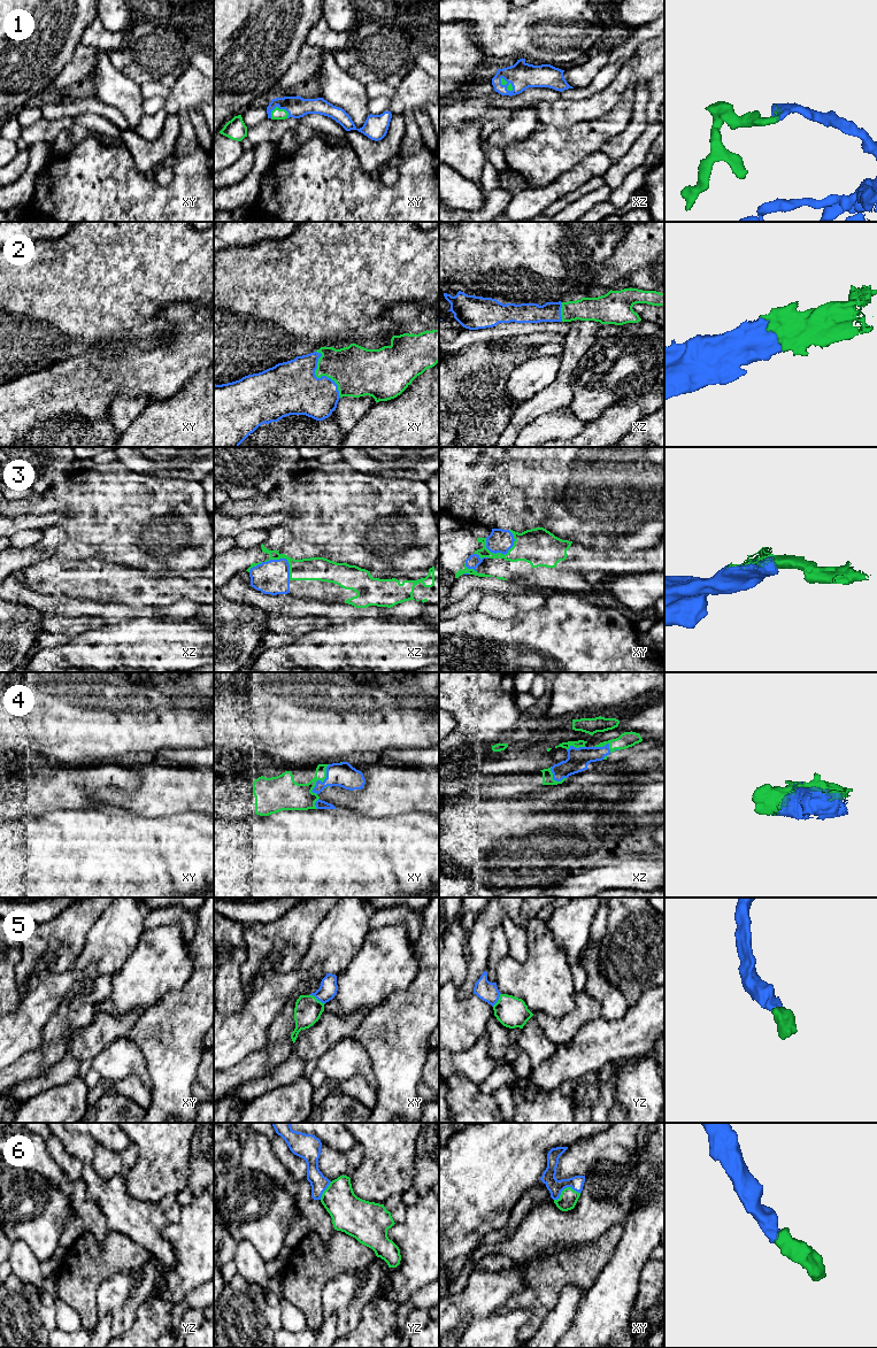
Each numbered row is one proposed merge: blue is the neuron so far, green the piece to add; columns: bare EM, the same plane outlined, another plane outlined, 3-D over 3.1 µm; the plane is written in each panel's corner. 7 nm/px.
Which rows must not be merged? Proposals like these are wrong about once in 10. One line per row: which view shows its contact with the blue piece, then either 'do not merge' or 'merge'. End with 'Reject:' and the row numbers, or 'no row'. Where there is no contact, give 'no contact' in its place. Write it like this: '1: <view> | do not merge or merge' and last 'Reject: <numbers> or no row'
1: xy | merge
2: xy | merge
3: xy | merge
4: xy | merge
5: xy | merge
6: xy | merge
Reject: no row

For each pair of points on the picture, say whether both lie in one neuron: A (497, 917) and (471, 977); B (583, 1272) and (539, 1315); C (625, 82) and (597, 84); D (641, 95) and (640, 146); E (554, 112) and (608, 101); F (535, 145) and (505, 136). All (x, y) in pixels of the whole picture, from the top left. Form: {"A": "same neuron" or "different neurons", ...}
{"A": "same neuron", "B": "same neuron", "C": "different neurons", "D": "different neurons", "E": "same neuron", "F": "different neurons"}

